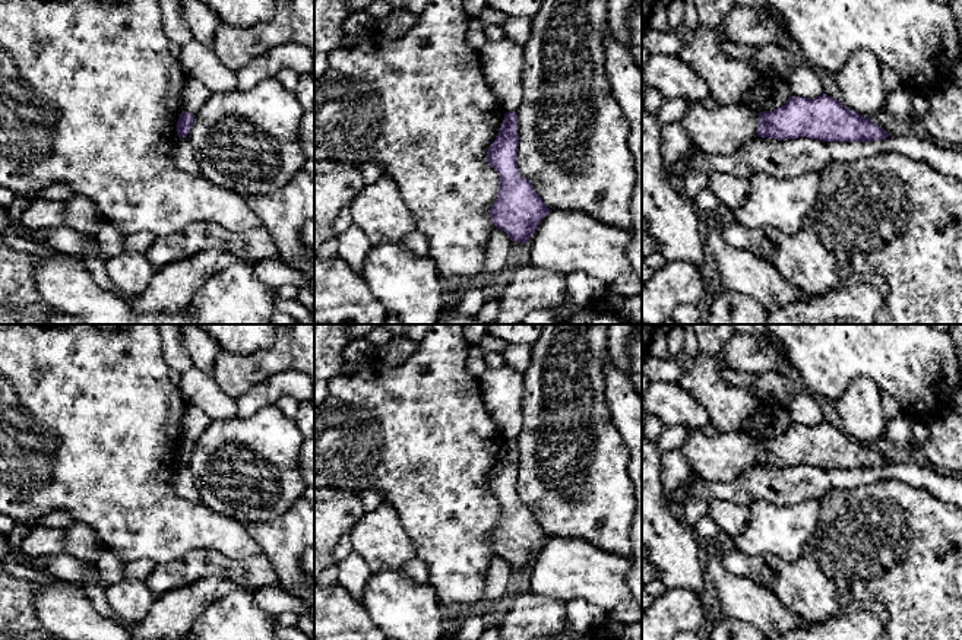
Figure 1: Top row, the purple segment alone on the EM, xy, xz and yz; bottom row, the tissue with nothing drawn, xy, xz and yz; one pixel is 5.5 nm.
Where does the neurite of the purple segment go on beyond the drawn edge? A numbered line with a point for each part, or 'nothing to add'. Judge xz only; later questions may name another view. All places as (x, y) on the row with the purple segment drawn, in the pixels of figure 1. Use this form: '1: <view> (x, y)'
1: xz (502, 60)

